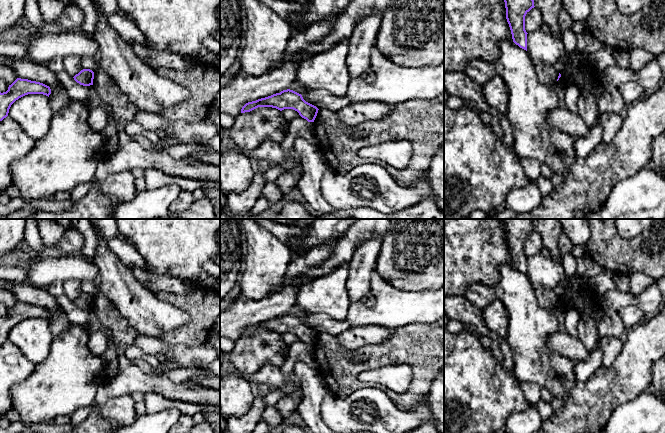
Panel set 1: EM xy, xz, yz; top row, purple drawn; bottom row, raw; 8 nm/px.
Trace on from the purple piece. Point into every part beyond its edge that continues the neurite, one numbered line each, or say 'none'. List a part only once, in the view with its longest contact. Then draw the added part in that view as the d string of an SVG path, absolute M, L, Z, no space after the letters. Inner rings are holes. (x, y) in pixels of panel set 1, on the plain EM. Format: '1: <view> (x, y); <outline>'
none

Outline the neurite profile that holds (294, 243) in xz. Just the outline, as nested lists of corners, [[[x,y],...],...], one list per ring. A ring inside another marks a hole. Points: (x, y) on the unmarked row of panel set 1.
[[[290,237],[288,241],[288,246],[290,249],[290,252],[293,257],[296,256],[296,250],[300,247],[303,247],[303,242],[299,237]]]

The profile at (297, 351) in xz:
[[[297,340],[288,346],[287,357],[280,367],[280,370],[286,379],[290,379],[294,375],[293,367],[298,361],[306,363],[314,370],[317,370],[320,365],[315,358],[314,346],[308,346],[301,340]]]

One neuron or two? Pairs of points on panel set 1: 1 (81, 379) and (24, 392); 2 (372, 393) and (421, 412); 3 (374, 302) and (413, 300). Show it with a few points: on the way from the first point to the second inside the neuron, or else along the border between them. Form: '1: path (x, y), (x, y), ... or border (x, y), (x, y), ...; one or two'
1: path (67, 380), (47, 392), (38, 392); one
2: path (384, 405), (395, 416), (409, 416); one
3: path (384, 302), (403, 302); one

